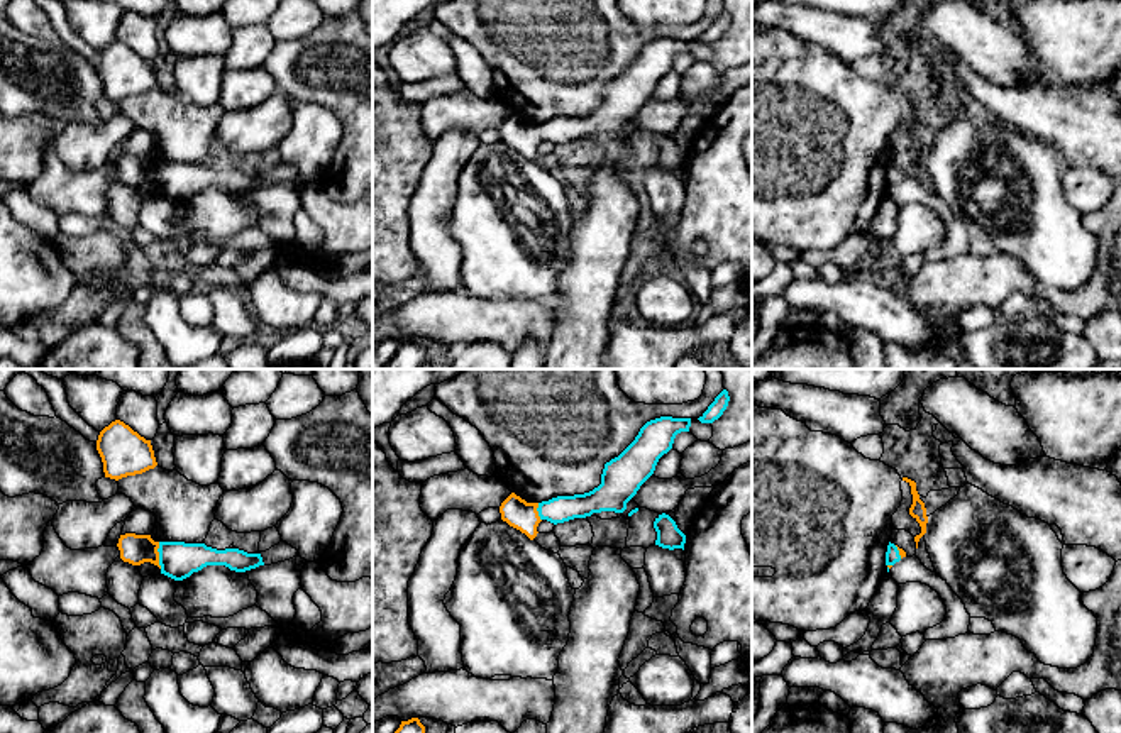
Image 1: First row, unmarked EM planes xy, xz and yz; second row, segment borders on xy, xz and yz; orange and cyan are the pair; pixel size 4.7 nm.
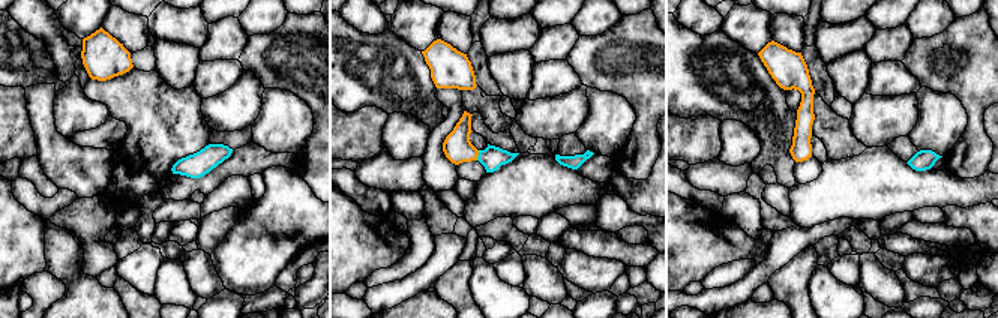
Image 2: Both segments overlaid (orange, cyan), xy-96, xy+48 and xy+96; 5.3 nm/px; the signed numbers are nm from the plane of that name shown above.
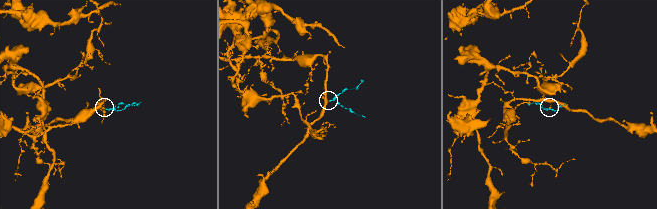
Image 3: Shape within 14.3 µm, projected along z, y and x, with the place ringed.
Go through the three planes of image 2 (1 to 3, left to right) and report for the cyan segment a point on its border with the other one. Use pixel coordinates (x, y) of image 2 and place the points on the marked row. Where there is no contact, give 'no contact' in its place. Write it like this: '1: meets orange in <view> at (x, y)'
1: no contact
2: meets orange in xy+48 at (477, 155)
3: no contact

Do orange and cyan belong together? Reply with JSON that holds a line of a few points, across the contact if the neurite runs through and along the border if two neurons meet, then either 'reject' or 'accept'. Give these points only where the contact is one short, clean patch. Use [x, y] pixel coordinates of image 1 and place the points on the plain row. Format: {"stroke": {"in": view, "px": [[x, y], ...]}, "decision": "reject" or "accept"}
{"stroke": {"in": "xy", "px": [[136, 170], [146, 170], [158, 176], [170, 176], [178, 181]]}, "decision": "accept"}

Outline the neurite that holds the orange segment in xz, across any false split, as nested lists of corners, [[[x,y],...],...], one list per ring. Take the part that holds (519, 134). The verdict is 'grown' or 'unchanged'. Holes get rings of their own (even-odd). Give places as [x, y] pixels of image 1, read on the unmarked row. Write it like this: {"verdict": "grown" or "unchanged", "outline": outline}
{"verdict": "grown", "outline": [[[660,37],[650,41],[618,78],[605,85],[598,108],[584,115],[557,117],[542,124],[527,124],[511,113],[500,127],[501,141],[533,161],[542,141],[557,146],[601,132],[623,134],[627,124],[654,95],[659,80],[672,69],[676,56],[689,52],[689,47],[691,39]]]}

